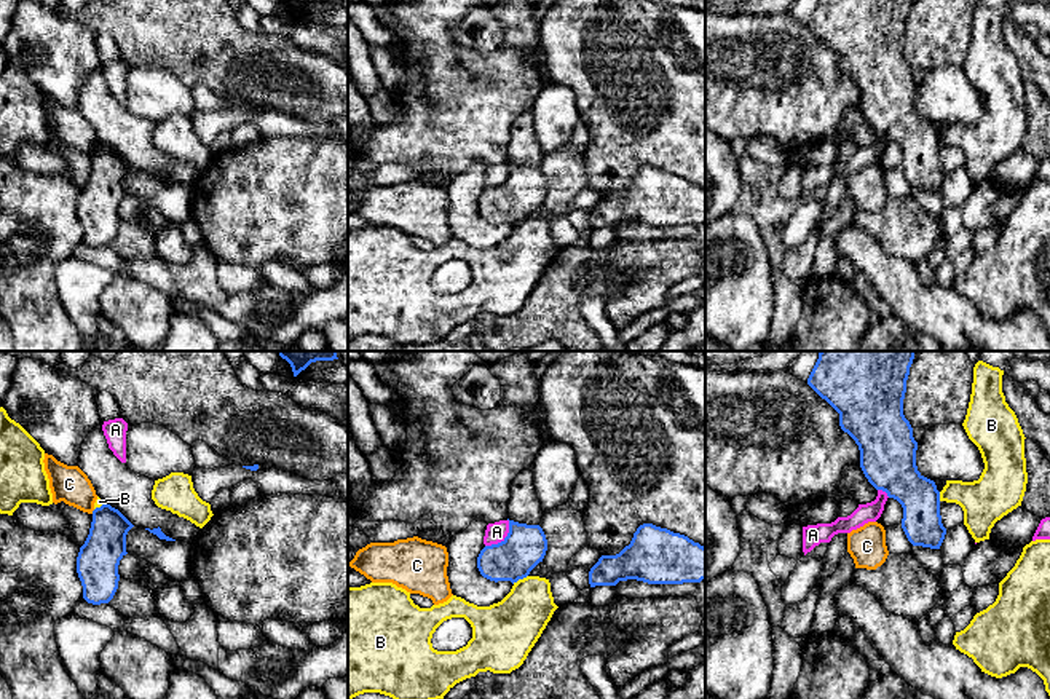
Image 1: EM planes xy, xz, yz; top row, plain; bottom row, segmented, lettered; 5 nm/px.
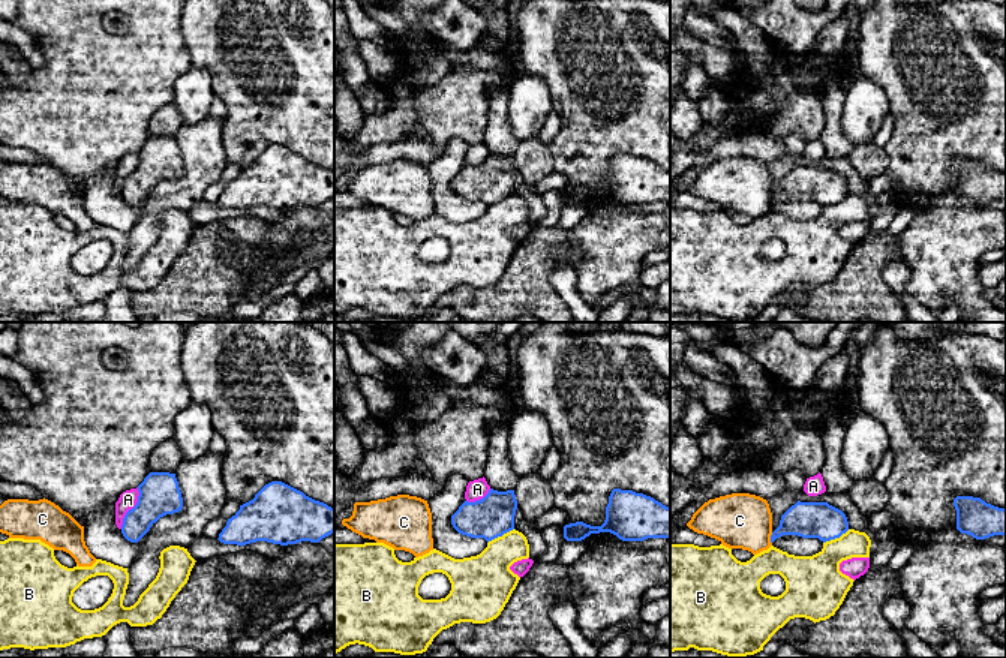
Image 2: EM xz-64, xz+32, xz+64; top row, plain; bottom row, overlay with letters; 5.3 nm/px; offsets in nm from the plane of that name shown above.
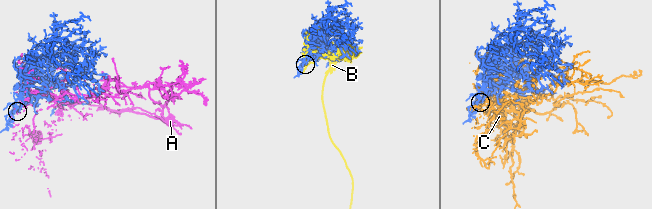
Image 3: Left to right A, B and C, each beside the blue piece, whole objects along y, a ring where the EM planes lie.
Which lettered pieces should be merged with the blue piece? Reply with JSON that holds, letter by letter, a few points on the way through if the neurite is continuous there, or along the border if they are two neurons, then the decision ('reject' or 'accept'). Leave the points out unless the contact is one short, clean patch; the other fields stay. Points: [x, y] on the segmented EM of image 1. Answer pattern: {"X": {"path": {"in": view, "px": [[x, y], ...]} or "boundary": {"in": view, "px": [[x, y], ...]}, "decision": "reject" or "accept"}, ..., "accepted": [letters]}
{"A": {"decision": "reject"}, "B": {"decision": "reject"}, "C": {"boundary": {"in": "xy", "px": [[94, 509], [91, 513]]}, "decision": "reject"}, "accepted": []}

